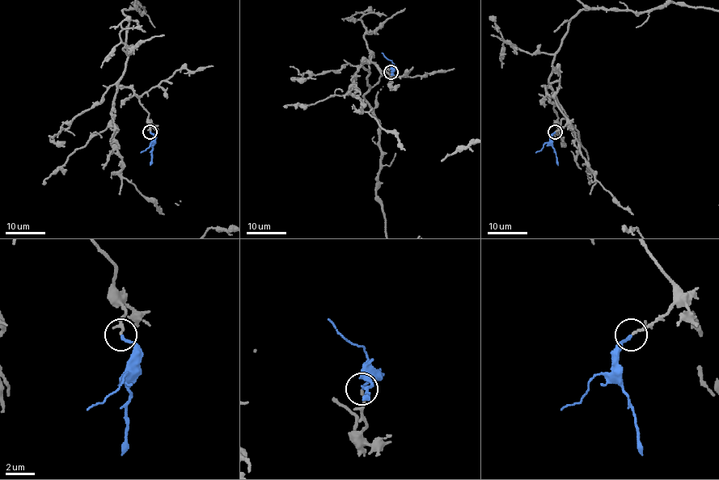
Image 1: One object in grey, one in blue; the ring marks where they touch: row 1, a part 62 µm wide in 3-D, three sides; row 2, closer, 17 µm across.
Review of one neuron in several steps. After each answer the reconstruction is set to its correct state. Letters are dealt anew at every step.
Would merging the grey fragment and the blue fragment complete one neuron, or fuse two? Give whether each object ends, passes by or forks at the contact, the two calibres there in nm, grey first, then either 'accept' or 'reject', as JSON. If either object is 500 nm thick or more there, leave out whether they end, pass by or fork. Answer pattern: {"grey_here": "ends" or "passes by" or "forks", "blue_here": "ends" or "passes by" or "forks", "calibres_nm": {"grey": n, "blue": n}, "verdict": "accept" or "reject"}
{"grey_here": "ends", "blue_here": "ends", "calibres_nm": {"grey": 160, "blue": 190}, "verdict": "accept"}

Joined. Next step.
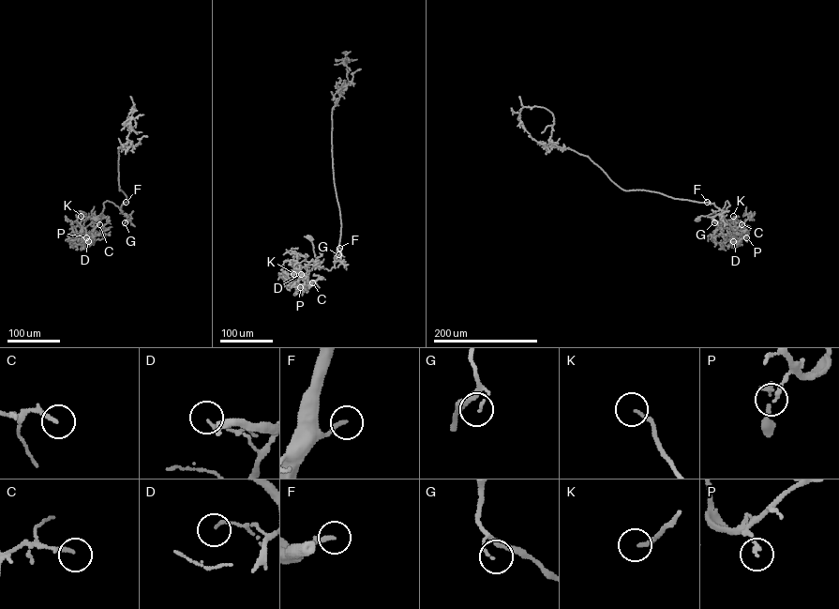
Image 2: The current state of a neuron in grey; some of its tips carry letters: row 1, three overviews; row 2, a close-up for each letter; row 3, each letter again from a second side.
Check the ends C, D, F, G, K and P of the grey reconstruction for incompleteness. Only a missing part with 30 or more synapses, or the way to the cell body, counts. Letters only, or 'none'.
F

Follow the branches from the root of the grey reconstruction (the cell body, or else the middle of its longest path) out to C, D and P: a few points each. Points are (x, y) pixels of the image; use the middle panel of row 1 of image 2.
C: (309, 237), (317, 259), (307, 280), (312, 282)
D: (309, 237), (317, 263), (308, 271), (303, 266), (298, 269), (301, 274)
P: (309, 237), (317, 263), (302, 277), (305, 282), (300, 287)

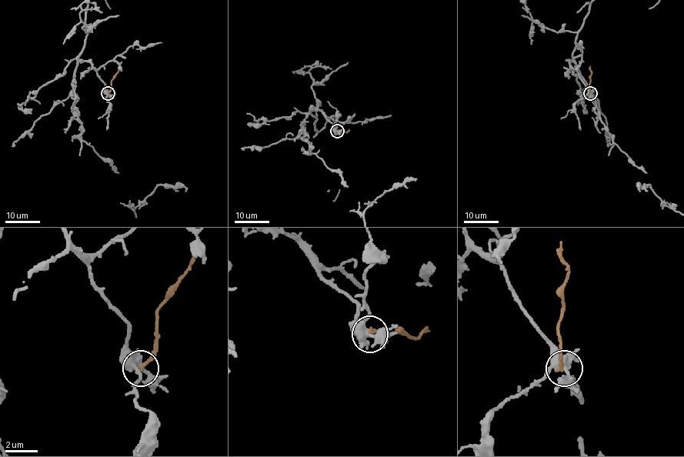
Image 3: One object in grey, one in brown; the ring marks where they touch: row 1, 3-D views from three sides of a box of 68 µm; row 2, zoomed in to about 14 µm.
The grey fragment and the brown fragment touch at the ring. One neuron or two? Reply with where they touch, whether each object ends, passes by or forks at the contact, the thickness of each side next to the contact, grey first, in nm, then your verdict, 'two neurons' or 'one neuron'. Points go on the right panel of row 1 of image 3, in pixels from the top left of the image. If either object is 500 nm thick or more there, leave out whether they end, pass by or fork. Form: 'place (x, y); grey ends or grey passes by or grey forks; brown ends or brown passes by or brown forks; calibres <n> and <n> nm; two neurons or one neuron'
place (590, 93); grey forks; brown ends; calibres 380 and 220 nm; two neurons

